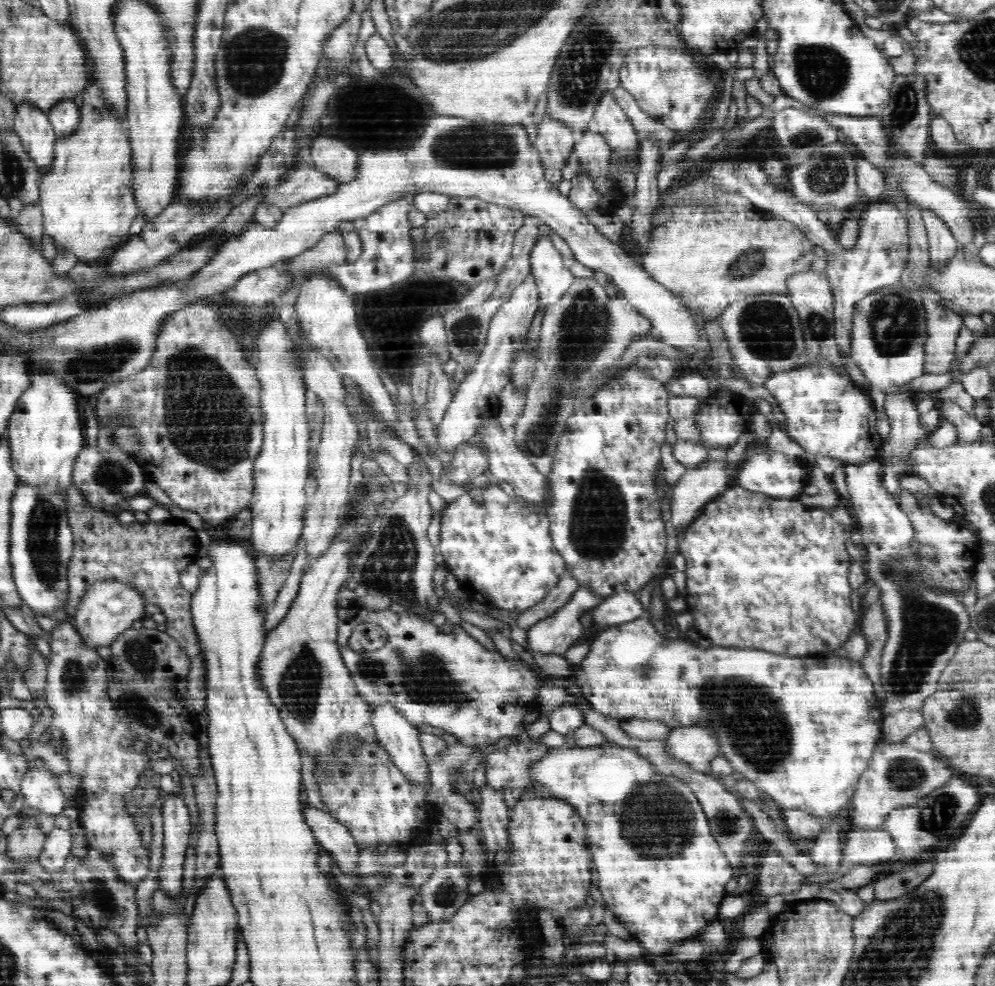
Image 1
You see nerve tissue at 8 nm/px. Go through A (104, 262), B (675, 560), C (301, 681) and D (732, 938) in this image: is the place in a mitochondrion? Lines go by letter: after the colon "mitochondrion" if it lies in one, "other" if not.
A: other
B: other
C: mitochondrion
D: other

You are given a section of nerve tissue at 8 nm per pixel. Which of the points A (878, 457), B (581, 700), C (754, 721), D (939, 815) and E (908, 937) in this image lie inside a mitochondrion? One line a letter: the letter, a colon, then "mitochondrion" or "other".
A: other
B: other
C: mitochondrion
D: mitochondrion
E: mitochondrion

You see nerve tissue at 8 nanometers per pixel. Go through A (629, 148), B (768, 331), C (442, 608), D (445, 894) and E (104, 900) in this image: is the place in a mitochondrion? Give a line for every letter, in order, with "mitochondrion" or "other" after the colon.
A: other
B: mitochondrion
C: other
D: mitochondrion
E: mitochondrion

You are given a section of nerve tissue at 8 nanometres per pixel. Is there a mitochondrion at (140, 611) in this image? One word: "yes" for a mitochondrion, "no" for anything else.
no

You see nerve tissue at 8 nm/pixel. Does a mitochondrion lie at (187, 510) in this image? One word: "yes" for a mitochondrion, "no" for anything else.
no

